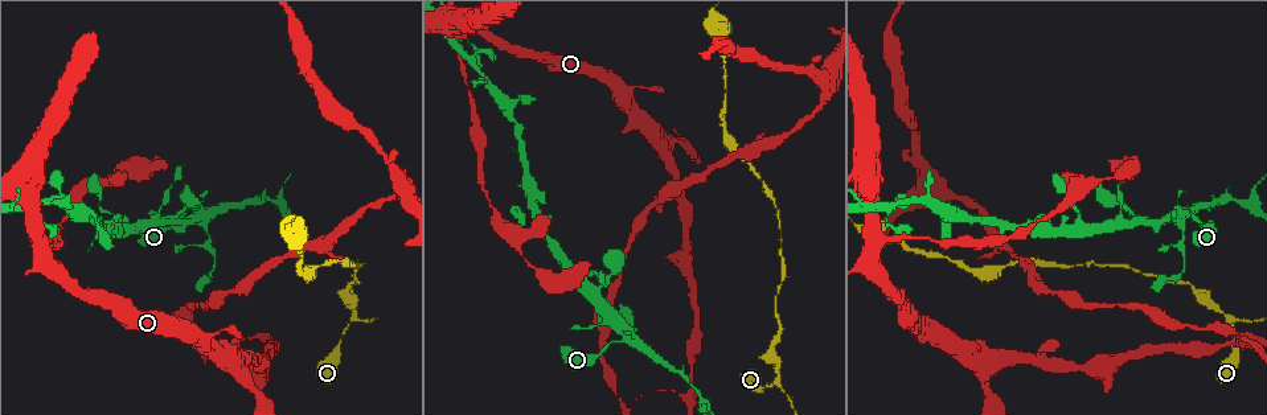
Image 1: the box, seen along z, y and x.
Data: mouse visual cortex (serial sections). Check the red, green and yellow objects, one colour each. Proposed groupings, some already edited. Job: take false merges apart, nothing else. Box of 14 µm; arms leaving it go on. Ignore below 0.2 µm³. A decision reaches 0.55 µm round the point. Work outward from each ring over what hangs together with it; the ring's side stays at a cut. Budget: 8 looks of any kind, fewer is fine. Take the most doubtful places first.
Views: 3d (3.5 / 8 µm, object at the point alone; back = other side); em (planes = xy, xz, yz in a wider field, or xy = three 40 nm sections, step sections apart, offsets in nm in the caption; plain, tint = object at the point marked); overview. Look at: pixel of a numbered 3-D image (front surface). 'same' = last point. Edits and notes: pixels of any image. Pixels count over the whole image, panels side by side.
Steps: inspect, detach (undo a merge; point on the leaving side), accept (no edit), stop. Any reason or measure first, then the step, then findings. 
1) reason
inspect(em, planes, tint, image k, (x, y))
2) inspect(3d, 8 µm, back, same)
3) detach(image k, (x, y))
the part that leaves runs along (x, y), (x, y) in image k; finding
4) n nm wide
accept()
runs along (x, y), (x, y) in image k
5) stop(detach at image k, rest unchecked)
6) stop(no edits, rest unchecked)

a narrow waist
inspect(3d, 3.5 µm, image 1, (627, 340))

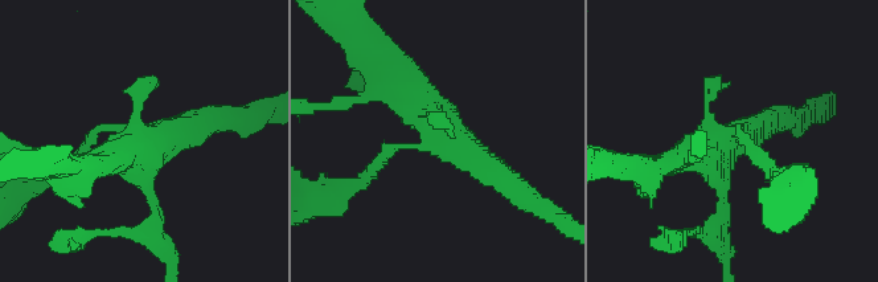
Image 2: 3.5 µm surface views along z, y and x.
inspect(em, xy, step 5, tint, image 2, (143, 132))

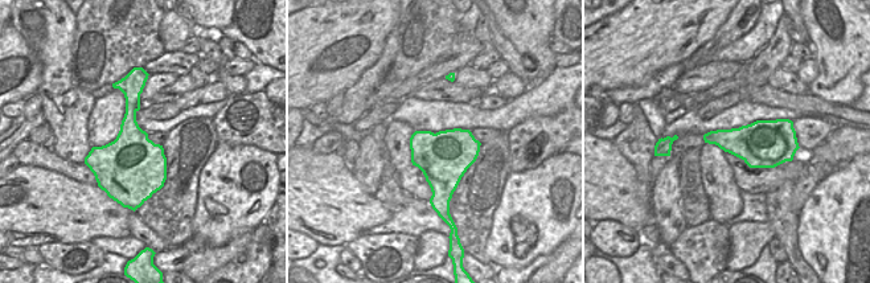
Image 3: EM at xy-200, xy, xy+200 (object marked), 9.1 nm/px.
accept()
runs along (370, 171), (392, 147), (437, 138), (396, 69) in image 2; one cell here

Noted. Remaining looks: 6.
three arms meet
inspect(3d, 8 µm, image 1, (774, 380))

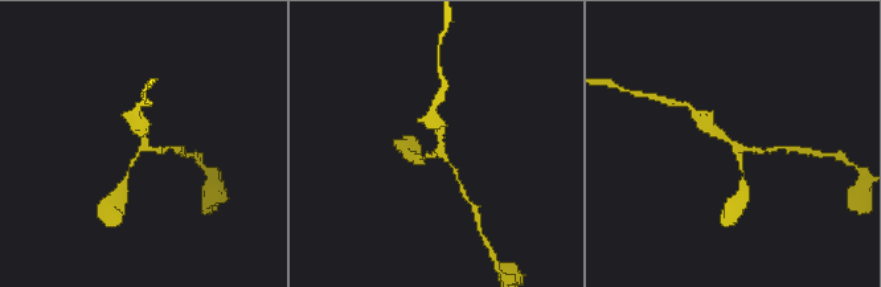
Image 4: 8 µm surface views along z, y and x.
closer look
inspect(3d, 3.5 µm, image 4, (141, 146))

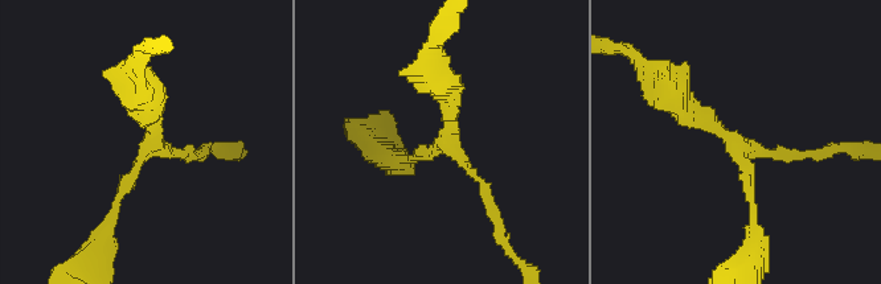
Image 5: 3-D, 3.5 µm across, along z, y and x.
3 arms; arms of 150, 150, 200 nm
inspect(em, xy, step 5, tint, image 5, (736, 147))

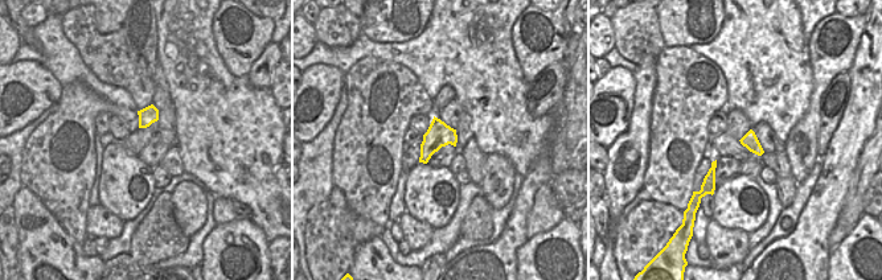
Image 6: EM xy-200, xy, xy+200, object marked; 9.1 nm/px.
220 nm wide
accept()
runs along (754, 222), (737, 149), (672, 93) in image 5; one cell here

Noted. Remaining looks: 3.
thick turns thin
inspect(3d, 3.5 µm, image 1, (643, 394))

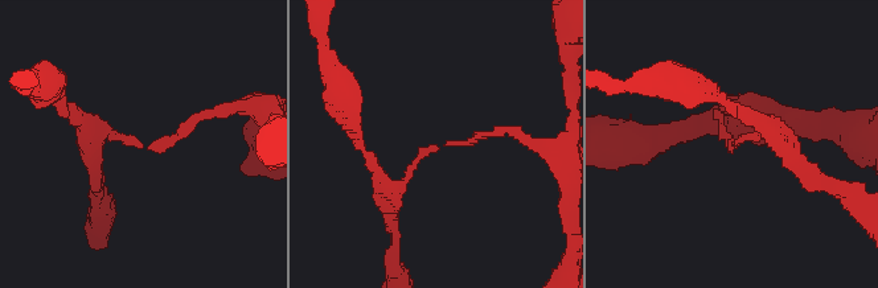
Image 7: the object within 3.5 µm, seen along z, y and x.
arms of 100, 150 nm
accept()
one cell here

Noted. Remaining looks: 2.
stop(no edits, rest unchecked)

